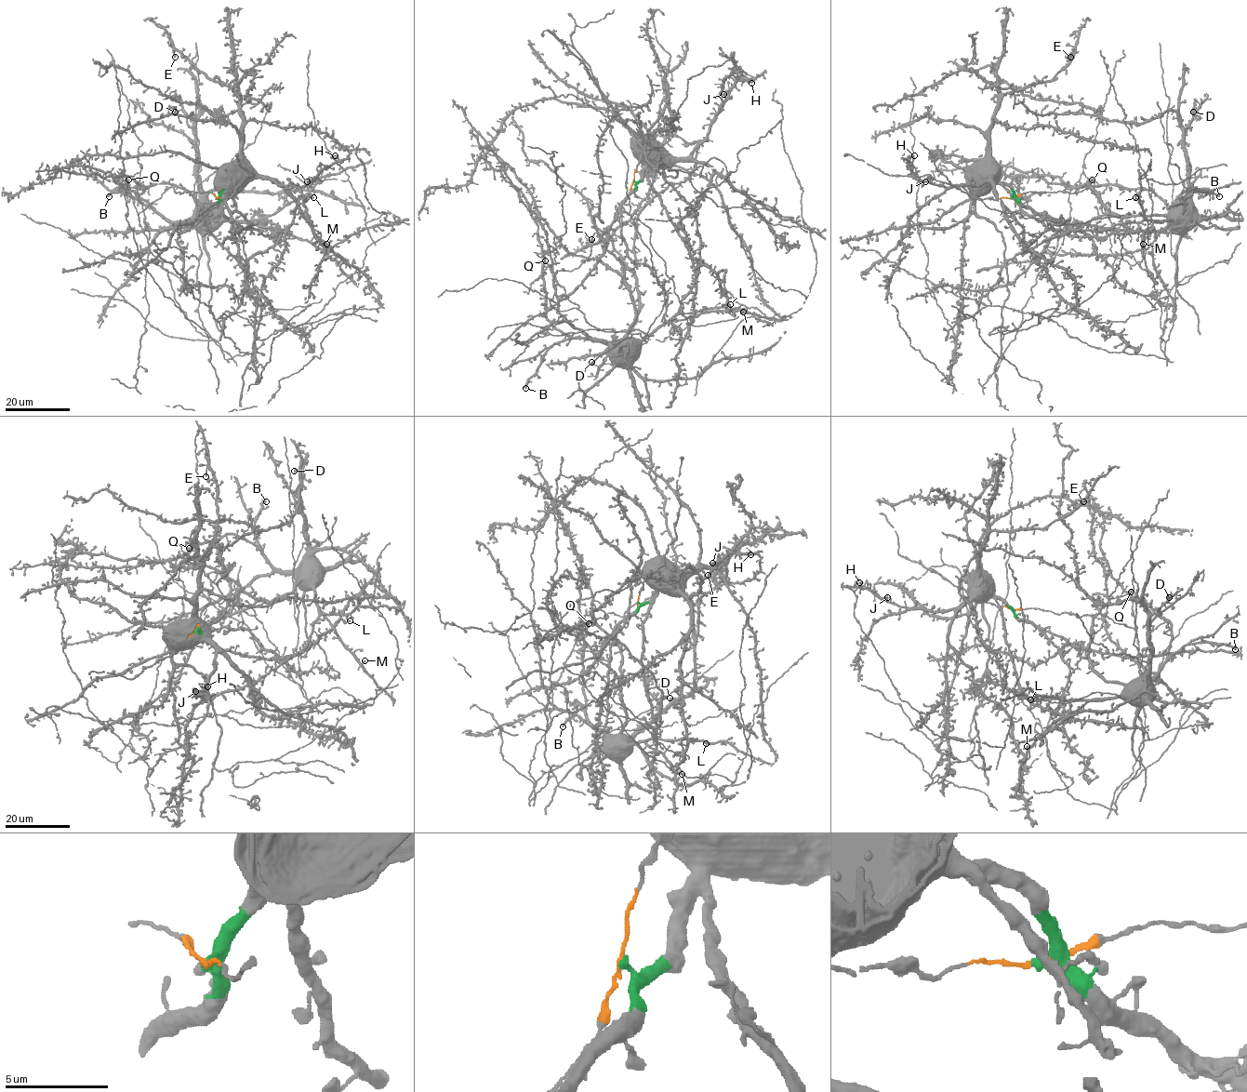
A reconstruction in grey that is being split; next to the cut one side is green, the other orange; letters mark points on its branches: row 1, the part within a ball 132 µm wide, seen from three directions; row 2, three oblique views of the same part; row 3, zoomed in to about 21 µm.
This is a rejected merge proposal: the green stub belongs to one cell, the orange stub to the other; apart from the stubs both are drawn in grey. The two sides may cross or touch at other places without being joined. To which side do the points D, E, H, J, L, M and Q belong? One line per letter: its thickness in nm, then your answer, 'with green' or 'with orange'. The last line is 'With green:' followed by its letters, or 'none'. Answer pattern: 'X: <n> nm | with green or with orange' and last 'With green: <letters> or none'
D: 500 nm | with orange
E: 400 nm | with green
H: 280 nm | with green
J: 440 nm | with green
L: 380 nm | with orange
M: 360 nm | with orange
Q: 440 nm | with orange
With green: E, H, J

